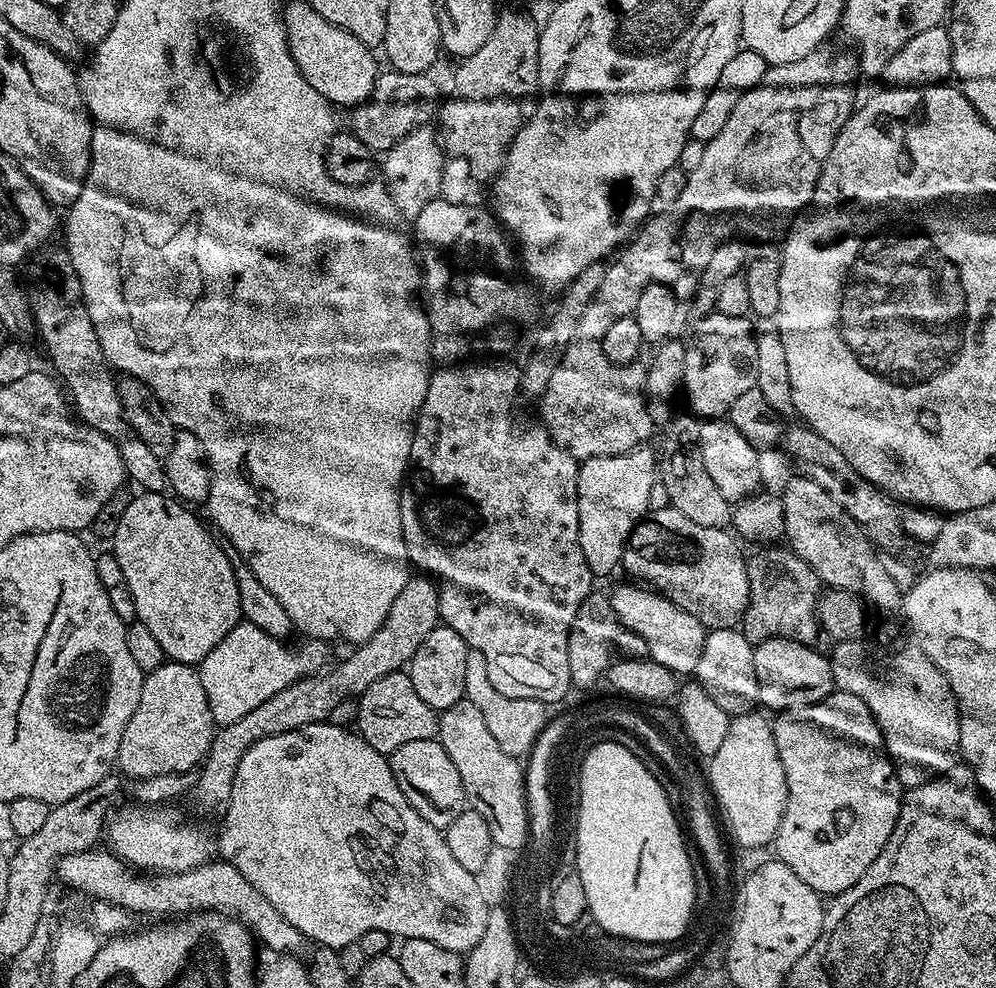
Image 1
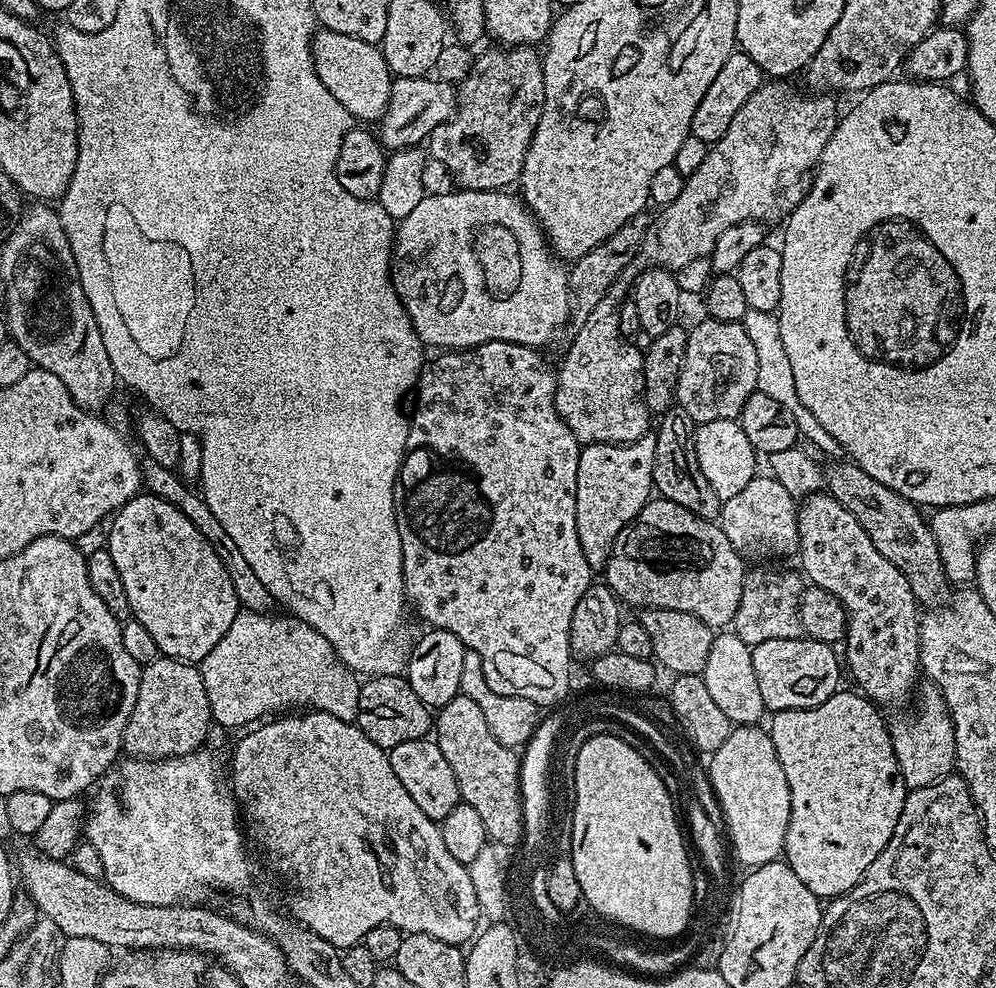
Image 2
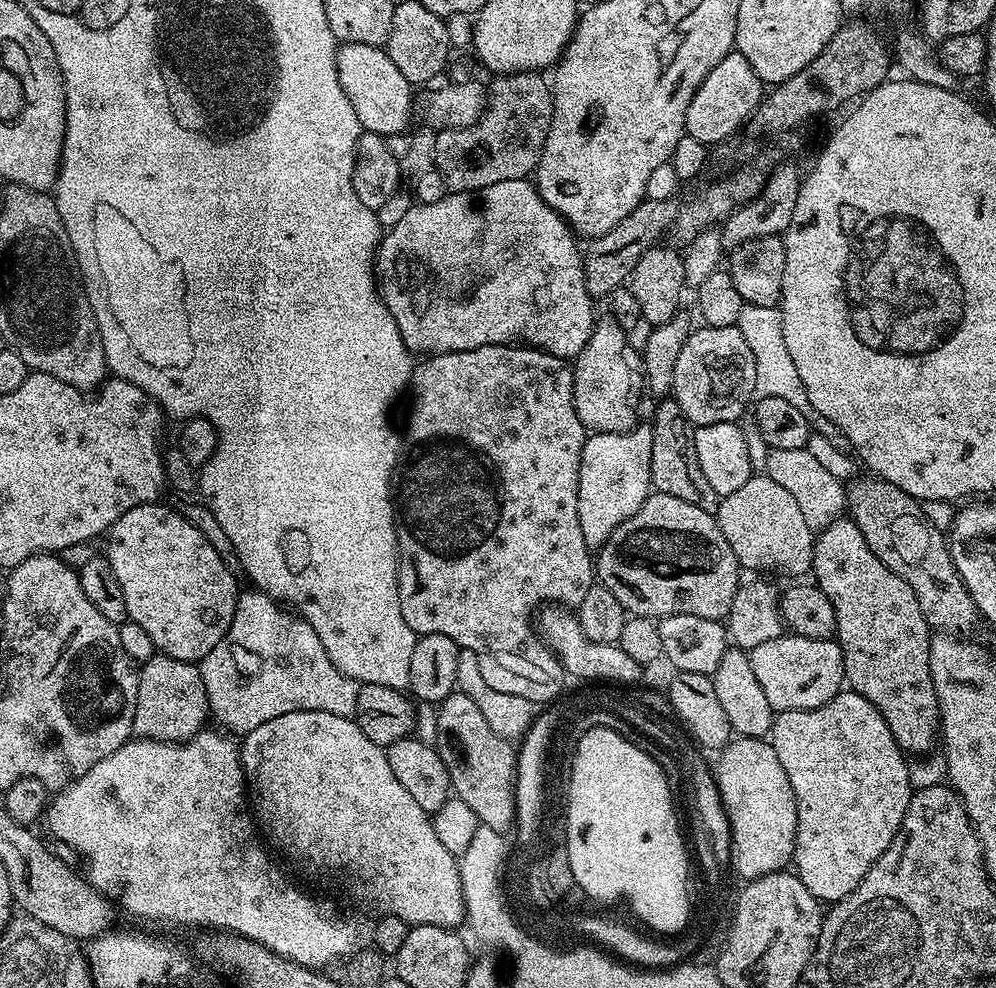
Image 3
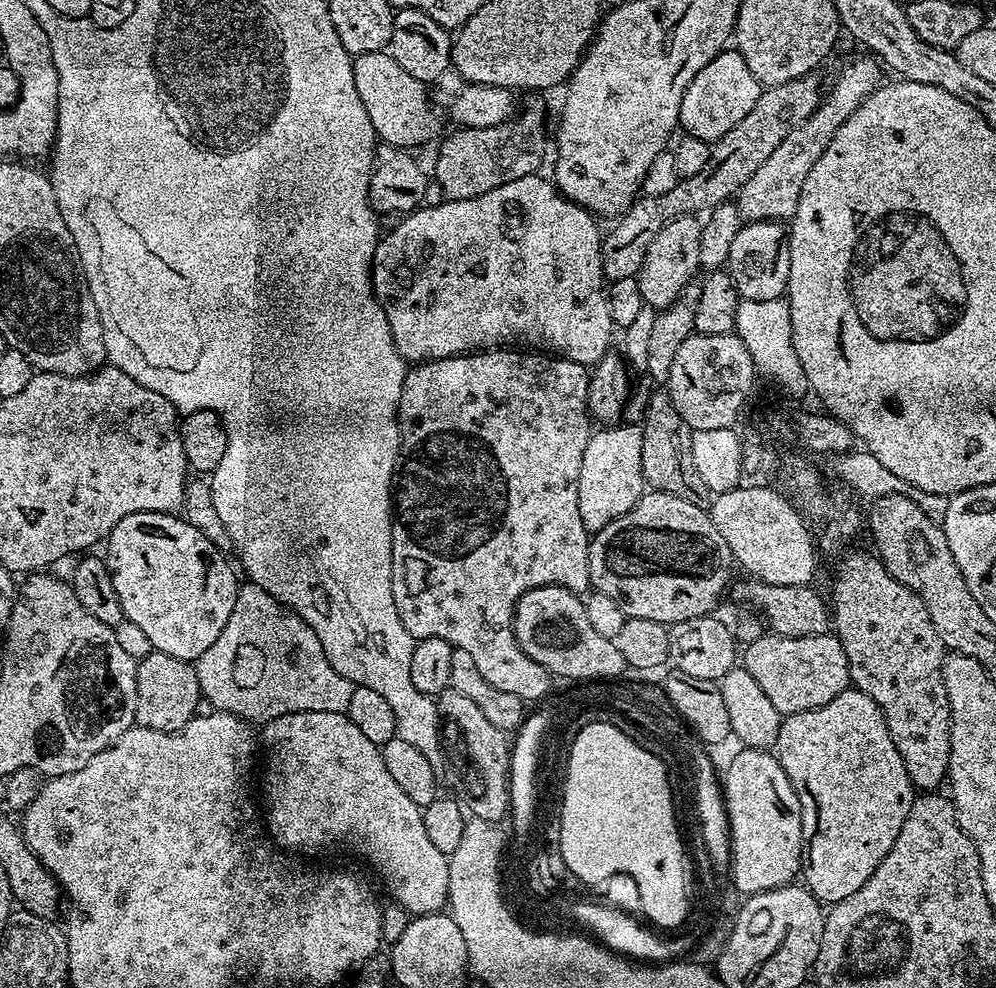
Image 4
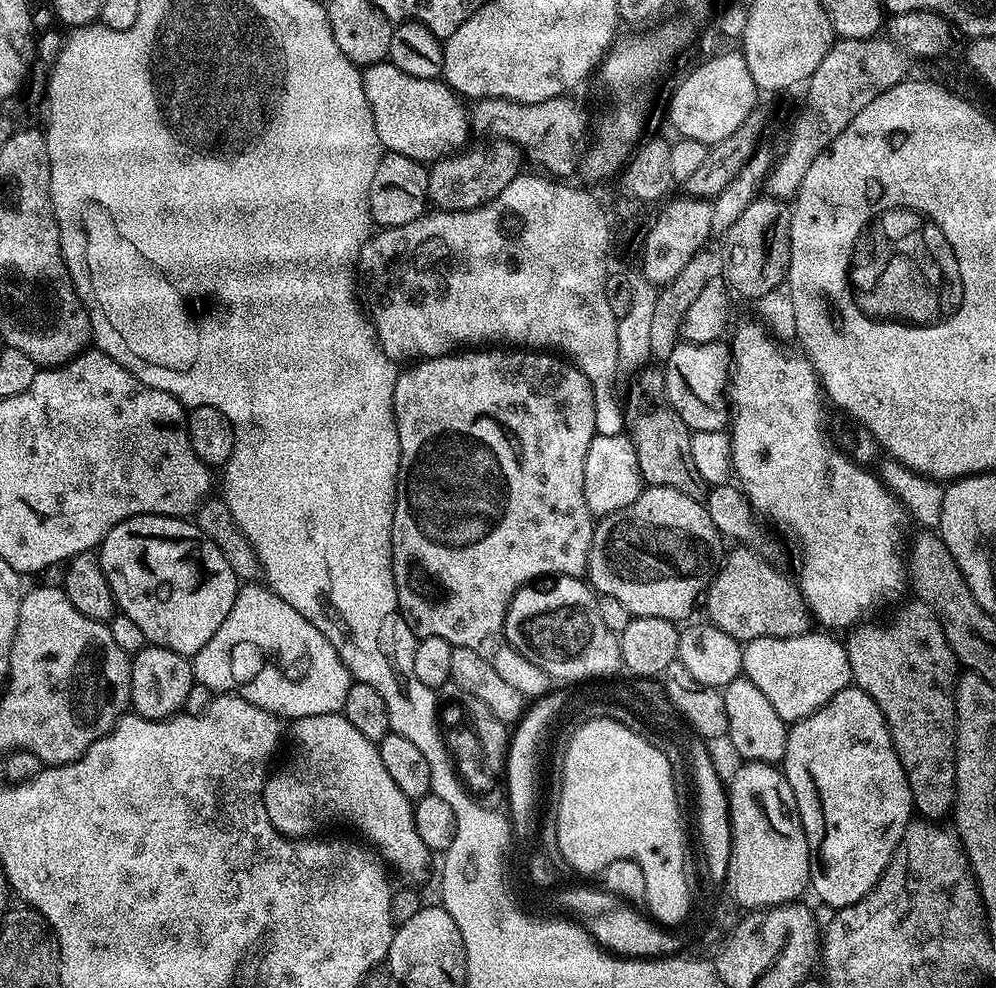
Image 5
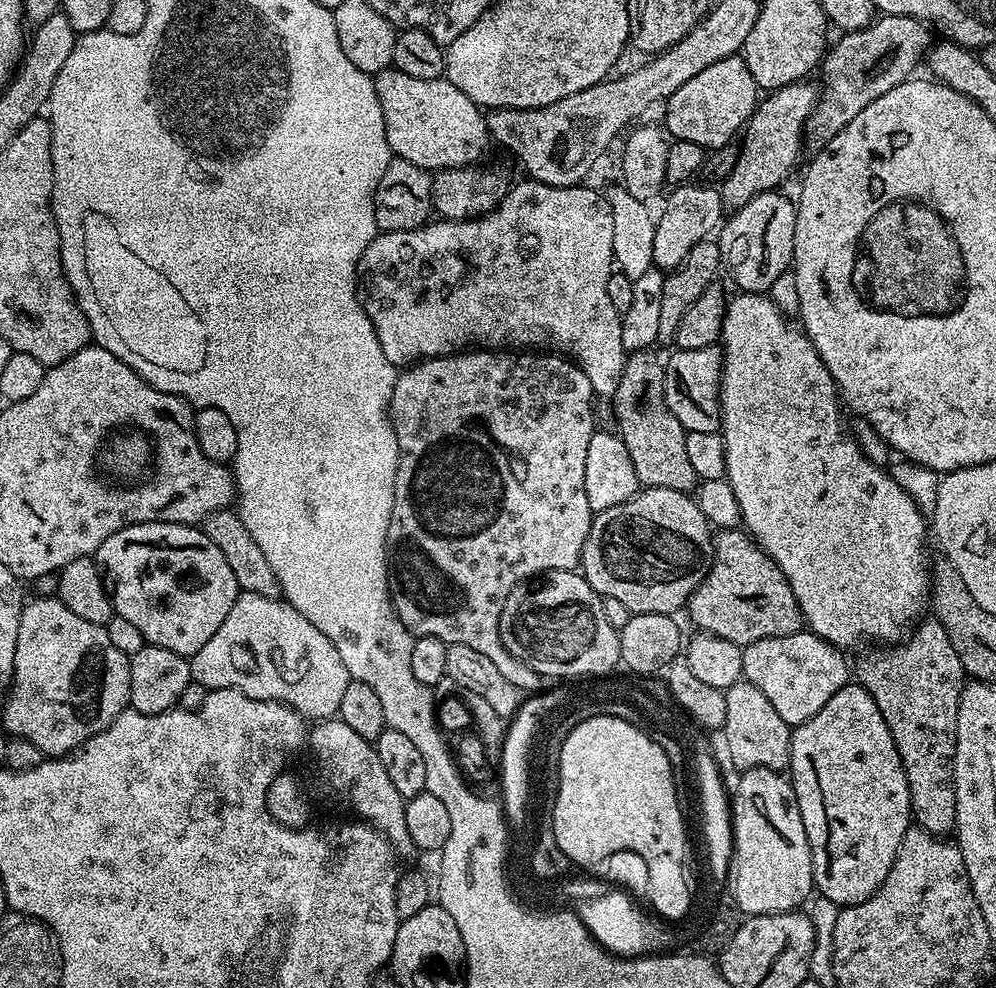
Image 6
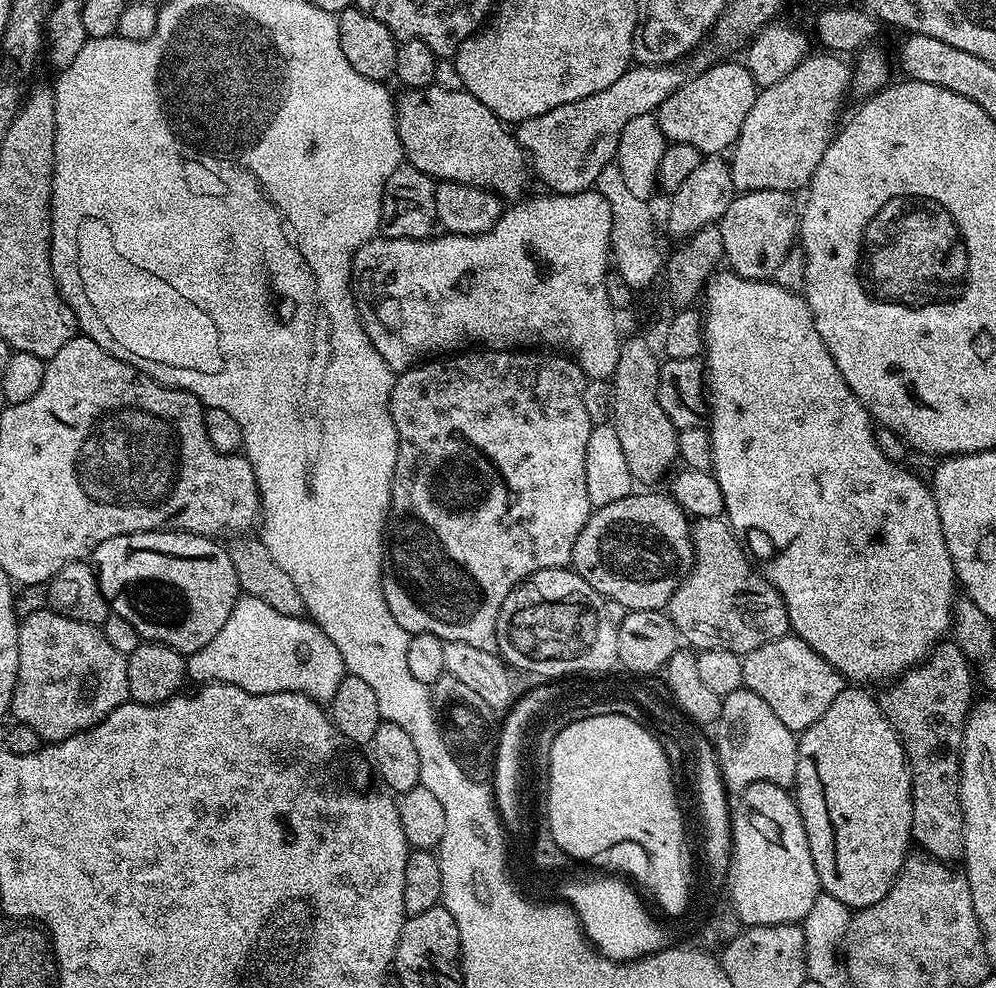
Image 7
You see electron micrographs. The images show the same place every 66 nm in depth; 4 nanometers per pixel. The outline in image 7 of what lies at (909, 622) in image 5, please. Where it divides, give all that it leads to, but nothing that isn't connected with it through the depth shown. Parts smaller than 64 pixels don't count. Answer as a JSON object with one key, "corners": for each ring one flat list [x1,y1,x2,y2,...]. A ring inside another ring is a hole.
{"corners":[[941,642,920,661,914,668,903,672,895,680,887,685,884,693,879,693,880,709,886,714,890,726,898,734,898,738,904,747,904,756,908,760,908,773,912,783,912,840,920,843,925,848,927,855,934,860,943,860,945,862,956,862,964,855,964,819,962,818,962,802,960,801,960,749,964,747,964,722,968,719,968,713,974,703,972,697,972,676,974,680,974,668,963,650,954,642]]}

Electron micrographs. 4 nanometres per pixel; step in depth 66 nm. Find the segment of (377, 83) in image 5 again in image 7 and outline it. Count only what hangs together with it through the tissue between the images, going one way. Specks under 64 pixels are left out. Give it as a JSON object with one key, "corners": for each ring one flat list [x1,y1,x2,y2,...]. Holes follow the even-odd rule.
{"corners":[[440,87,409,88,401,91,401,96,395,97,396,129,400,144,404,147,404,160,431,176,436,182,453,180,486,188,501,198,523,197,528,176,530,180,530,165,515,135,506,127,505,121,499,120,489,108,482,106,482,102,478,102,478,98,474,98,469,92,459,87,456,87,457,89]]}

